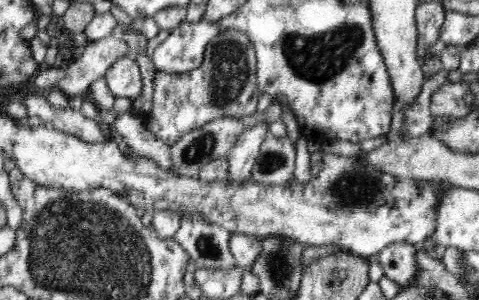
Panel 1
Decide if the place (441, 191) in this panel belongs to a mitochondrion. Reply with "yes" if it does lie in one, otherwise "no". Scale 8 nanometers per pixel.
no

